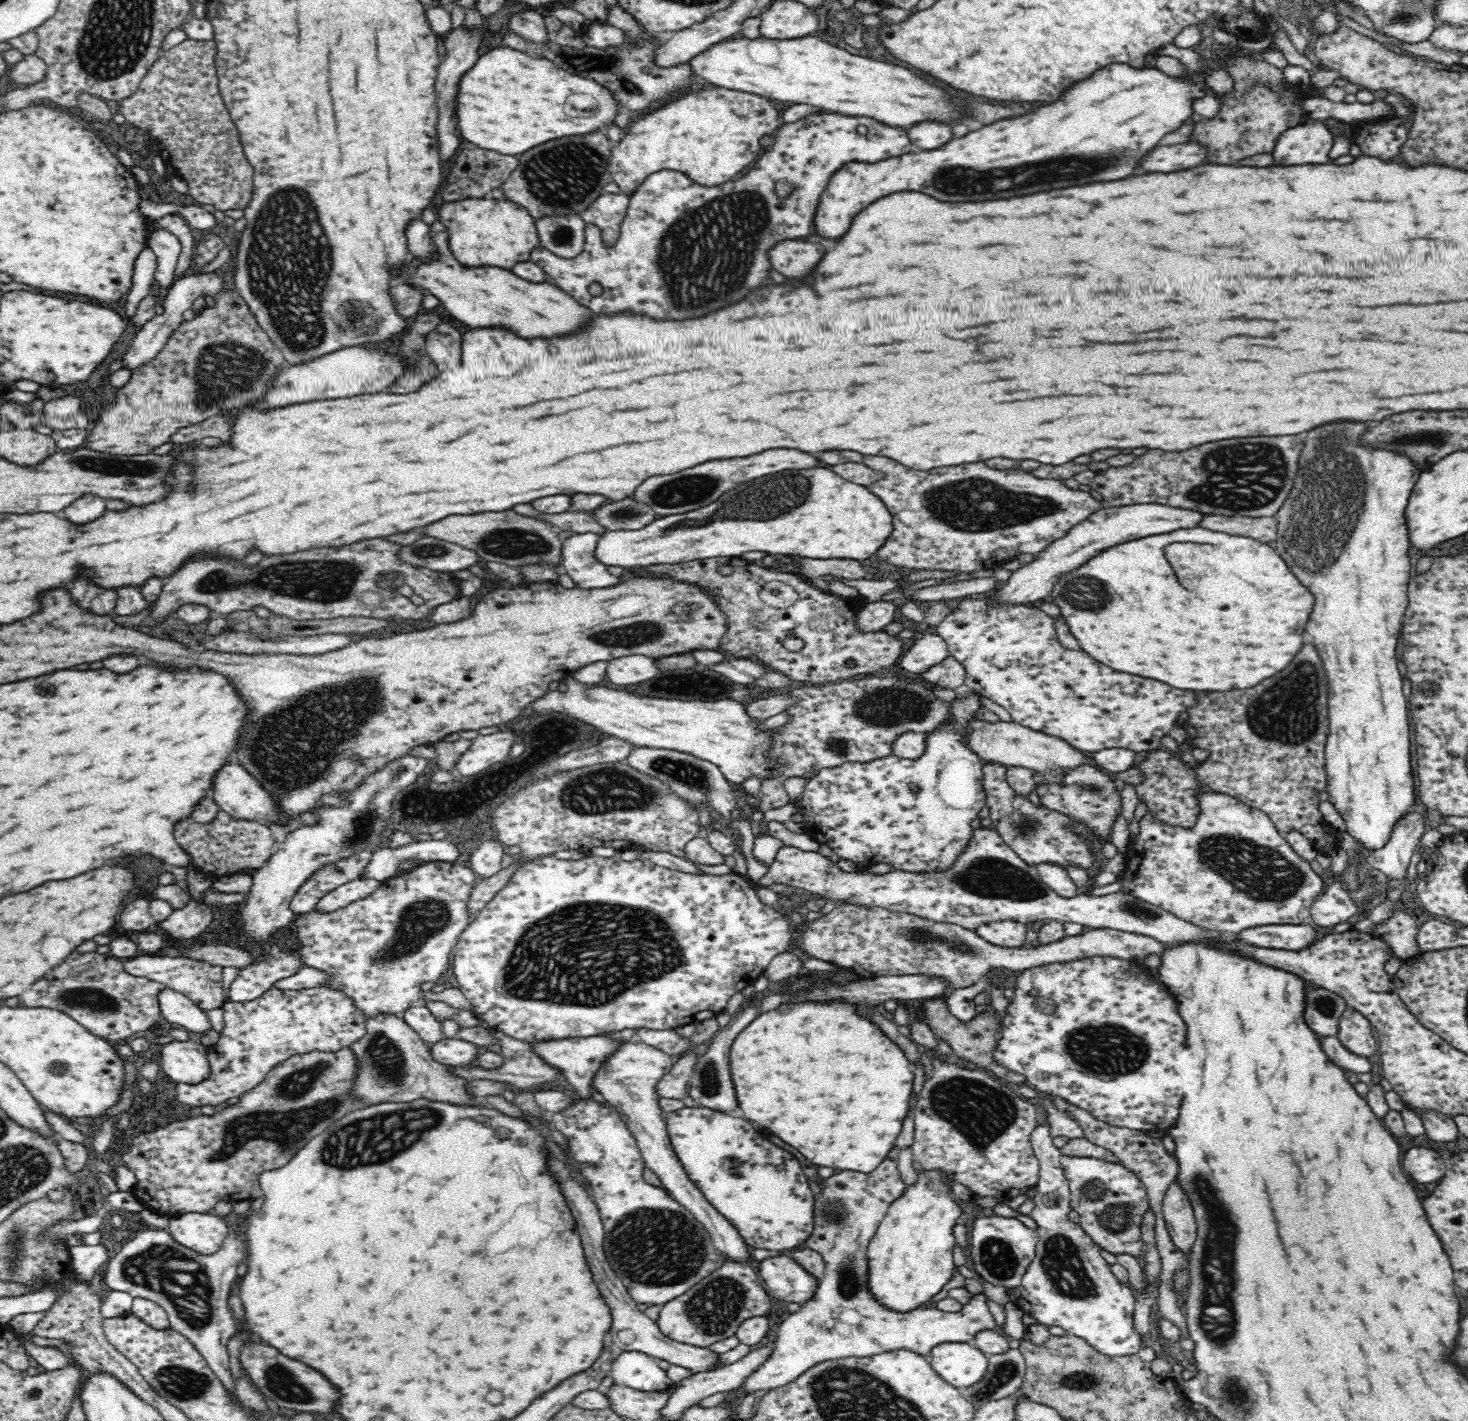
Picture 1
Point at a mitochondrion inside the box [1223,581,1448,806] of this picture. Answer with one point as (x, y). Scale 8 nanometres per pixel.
(1291, 712)

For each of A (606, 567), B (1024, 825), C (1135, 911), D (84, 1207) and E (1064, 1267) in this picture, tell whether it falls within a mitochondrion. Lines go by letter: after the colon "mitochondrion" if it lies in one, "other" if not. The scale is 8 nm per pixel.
A: other
B: mitochondrion
C: mitochondrion
D: other
E: mitochondrion

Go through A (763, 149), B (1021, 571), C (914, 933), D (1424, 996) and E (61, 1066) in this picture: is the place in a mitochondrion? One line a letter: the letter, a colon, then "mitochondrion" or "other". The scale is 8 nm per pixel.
A: other
B: other
C: mitochondrion
D: other
E: mitochondrion

